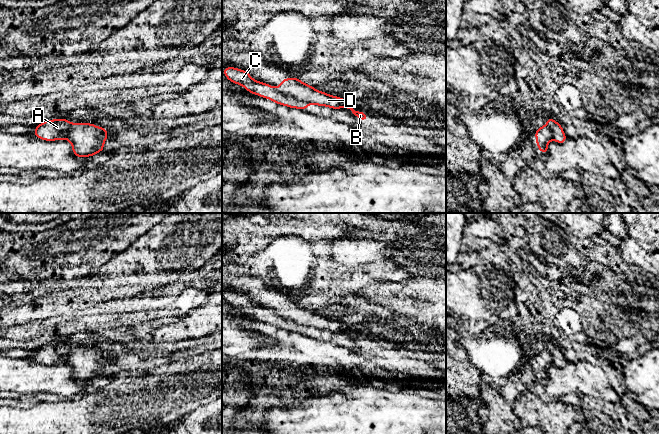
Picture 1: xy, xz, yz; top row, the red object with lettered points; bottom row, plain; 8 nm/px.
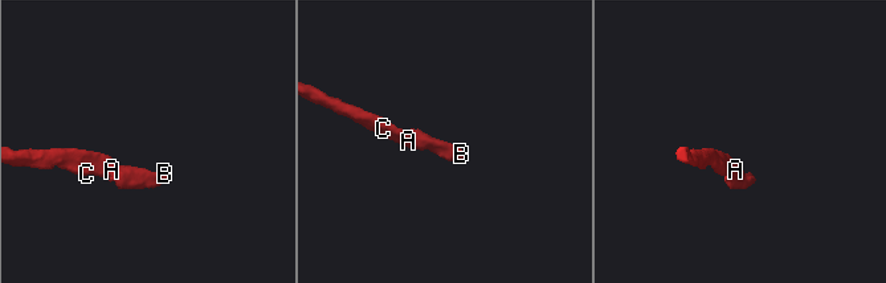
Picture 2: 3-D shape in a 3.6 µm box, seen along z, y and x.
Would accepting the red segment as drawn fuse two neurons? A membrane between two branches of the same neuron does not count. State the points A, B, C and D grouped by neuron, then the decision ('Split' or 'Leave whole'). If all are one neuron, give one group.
Groups: A C / B D. Split

